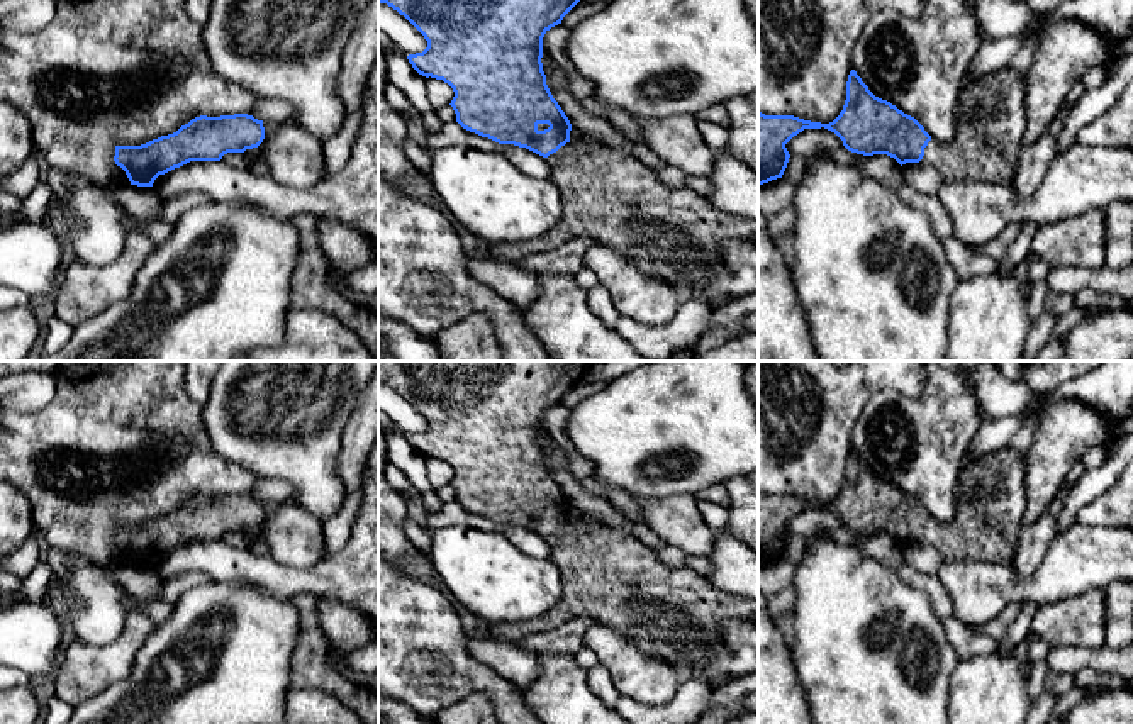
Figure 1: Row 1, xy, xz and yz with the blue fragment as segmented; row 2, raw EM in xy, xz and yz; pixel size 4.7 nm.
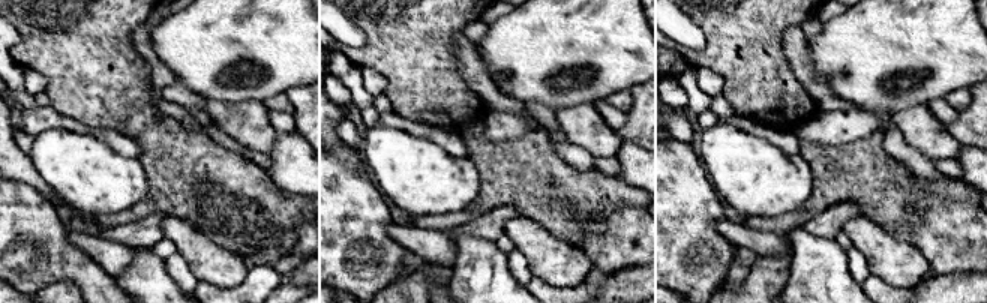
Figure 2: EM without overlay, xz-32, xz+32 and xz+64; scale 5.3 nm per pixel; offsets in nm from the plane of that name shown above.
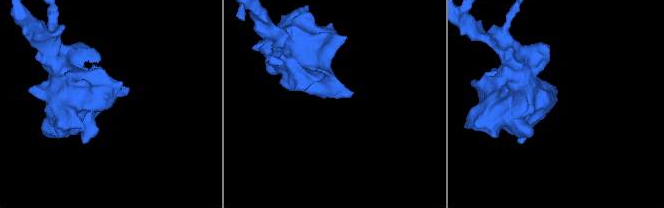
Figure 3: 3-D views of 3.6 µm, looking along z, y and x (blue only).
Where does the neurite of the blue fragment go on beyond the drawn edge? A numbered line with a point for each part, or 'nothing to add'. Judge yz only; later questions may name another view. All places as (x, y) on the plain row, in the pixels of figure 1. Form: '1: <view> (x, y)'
1: yz (991, 494)

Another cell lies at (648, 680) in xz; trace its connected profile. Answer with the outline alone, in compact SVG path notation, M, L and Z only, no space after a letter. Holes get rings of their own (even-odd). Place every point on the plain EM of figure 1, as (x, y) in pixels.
M590 626L583 634L583 646L609 670L619 693L641 704L668 704L684 683L678 668L641 653L607 626Z

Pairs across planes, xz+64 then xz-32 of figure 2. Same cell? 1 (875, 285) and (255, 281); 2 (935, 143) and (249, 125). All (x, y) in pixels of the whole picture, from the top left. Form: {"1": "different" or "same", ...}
{"1": "same", "2": "same"}

